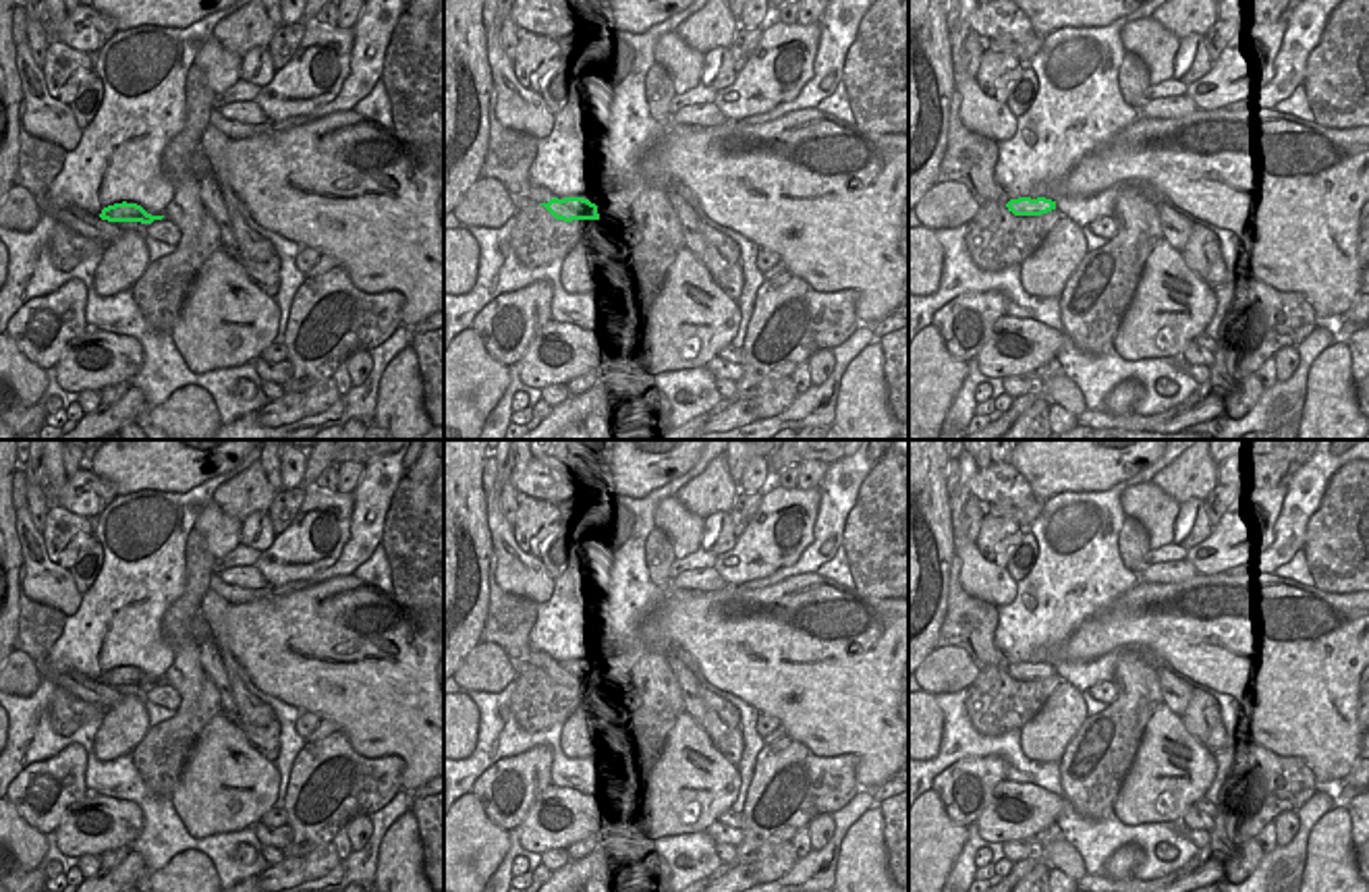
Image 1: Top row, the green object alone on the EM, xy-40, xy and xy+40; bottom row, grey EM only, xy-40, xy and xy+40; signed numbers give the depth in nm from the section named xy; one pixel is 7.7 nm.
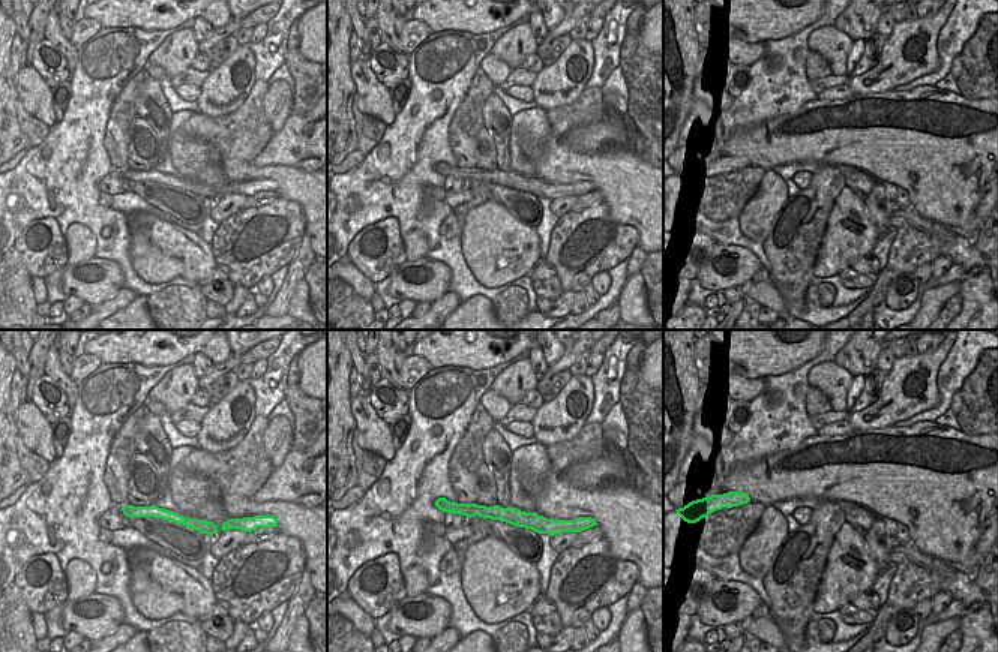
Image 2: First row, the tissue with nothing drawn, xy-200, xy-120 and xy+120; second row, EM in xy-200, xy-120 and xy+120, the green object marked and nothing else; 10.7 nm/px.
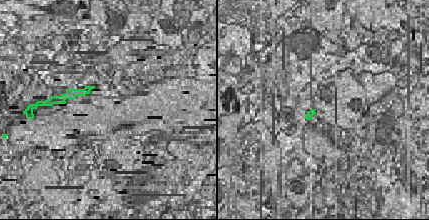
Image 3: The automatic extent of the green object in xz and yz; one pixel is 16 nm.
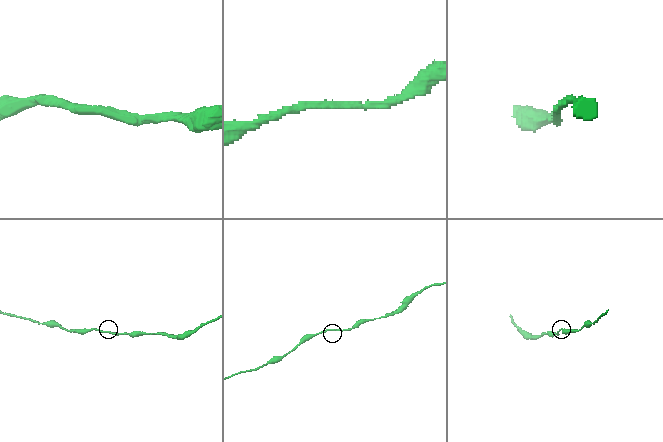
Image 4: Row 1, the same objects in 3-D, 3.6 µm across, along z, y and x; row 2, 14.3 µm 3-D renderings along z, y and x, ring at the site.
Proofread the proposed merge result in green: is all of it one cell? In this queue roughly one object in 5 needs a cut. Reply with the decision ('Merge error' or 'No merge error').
No merge error

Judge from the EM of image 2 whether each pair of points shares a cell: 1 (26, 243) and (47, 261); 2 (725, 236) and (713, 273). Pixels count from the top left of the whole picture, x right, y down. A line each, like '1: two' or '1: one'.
1: one
2: two

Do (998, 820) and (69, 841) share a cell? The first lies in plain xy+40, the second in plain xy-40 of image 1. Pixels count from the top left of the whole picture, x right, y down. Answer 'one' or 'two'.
one

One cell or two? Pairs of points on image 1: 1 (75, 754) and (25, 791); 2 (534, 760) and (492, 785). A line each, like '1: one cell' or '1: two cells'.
1: one cell
2: one cell

